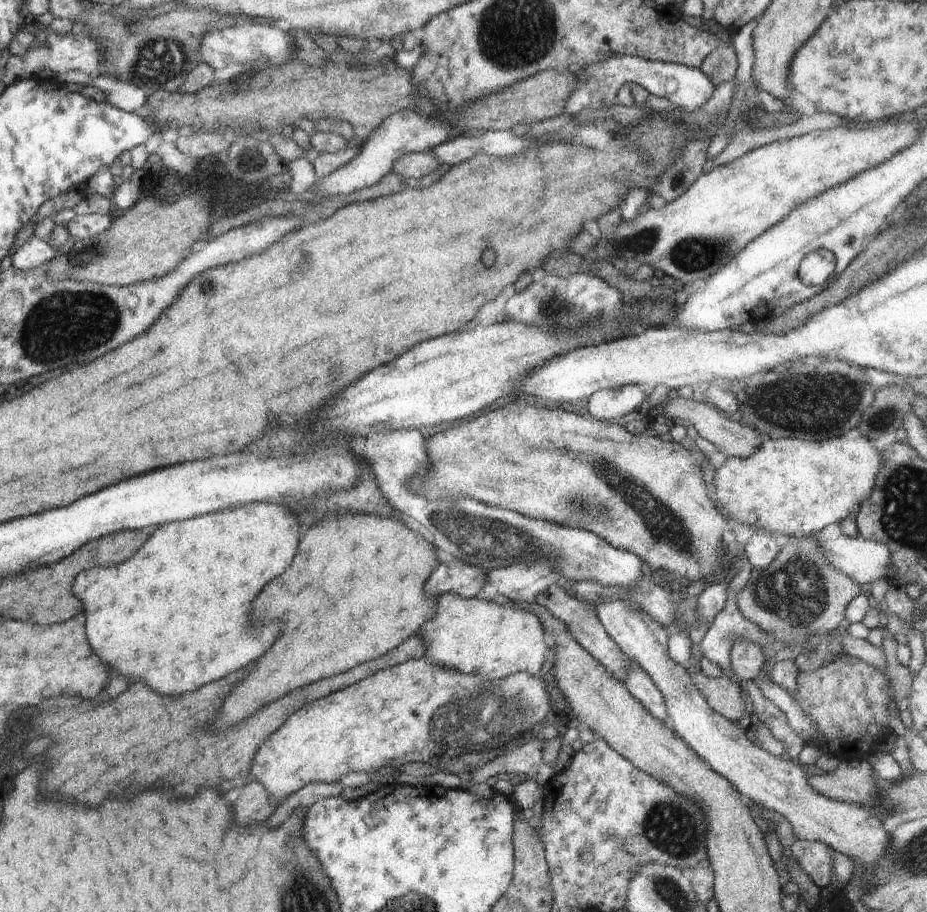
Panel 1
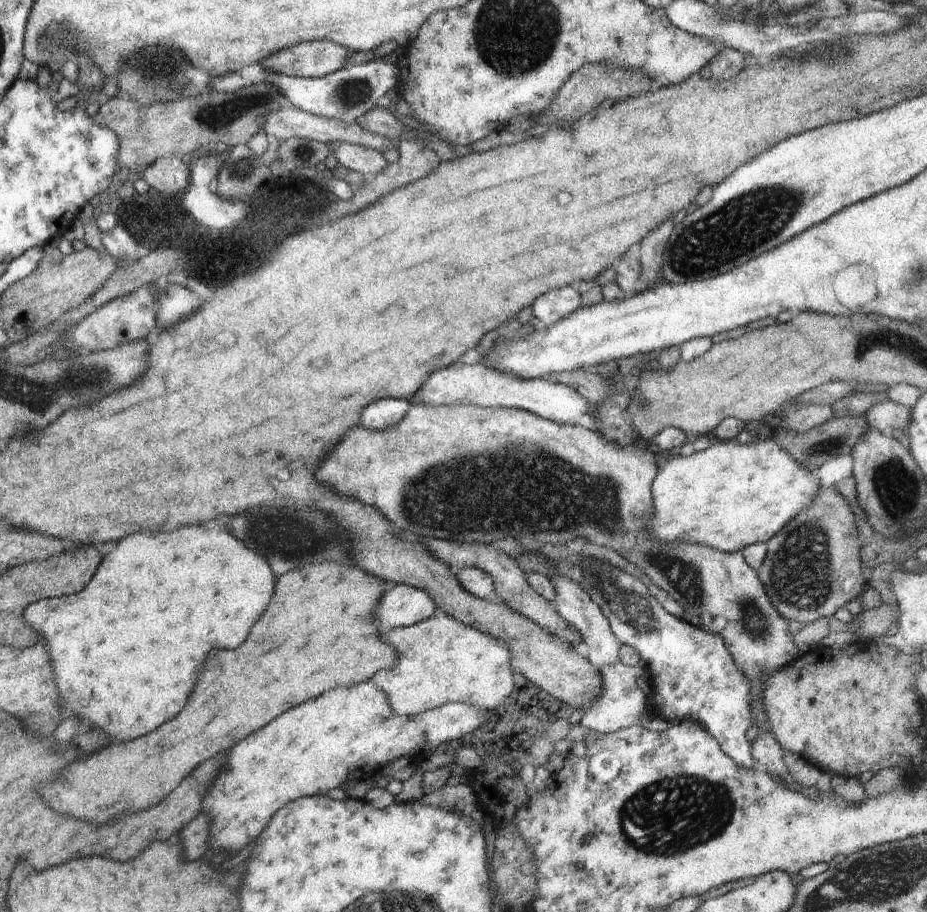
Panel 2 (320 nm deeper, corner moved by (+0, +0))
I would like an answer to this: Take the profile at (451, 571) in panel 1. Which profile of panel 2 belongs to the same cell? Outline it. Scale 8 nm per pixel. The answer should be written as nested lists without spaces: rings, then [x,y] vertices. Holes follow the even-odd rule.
[[[391,585],[380,598],[374,610],[374,622],[378,631],[413,626],[436,611],[436,602],[424,590],[409,585]]]

